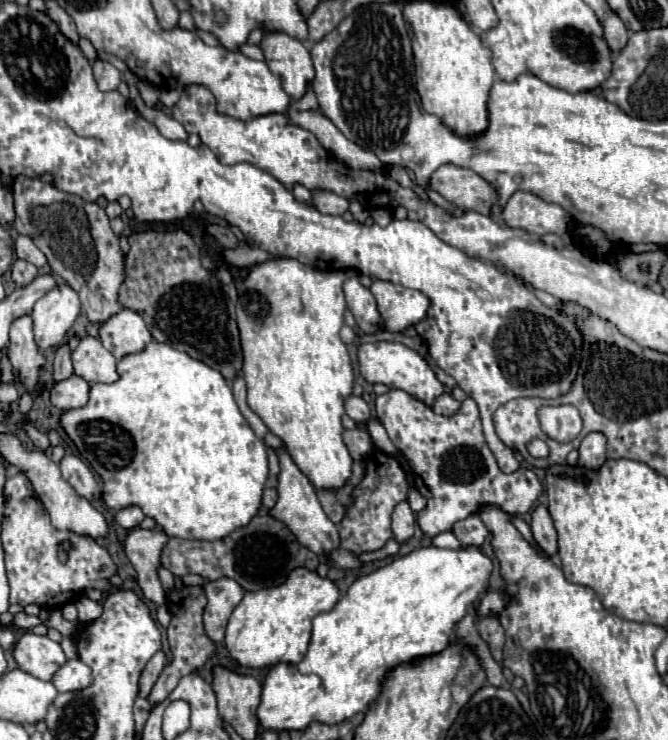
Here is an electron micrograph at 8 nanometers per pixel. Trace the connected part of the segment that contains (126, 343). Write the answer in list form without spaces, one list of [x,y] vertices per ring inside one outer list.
[[[123,308],[99,326],[99,340],[119,360],[143,350],[143,346],[151,342],[151,332],[137,312]]]

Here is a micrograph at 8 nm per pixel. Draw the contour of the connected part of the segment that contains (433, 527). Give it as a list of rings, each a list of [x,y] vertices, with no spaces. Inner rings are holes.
[[[389,390],[375,398],[377,418],[383,422],[391,442],[405,454],[413,470],[415,488],[427,498],[427,508],[417,514],[417,522],[427,536],[451,530],[457,520],[477,512],[481,504],[495,504],[507,514],[527,514],[543,494],[543,484],[529,468],[515,474],[499,470],[483,430],[477,404],[467,398],[455,416],[439,416],[427,404],[403,390]]]

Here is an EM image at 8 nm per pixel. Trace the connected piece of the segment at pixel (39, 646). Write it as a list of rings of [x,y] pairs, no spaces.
[[[25,632],[15,642],[13,658],[21,670],[41,680],[51,680],[55,670],[67,660],[61,650],[61,644],[33,632]]]

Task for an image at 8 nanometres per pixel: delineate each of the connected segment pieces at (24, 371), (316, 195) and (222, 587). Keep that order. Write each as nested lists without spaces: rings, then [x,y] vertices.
[[[29,314],[11,322],[7,358],[11,360],[13,368],[19,370],[23,386],[35,392],[39,388],[39,372],[45,364],[45,358],[39,354],[39,348],[33,340],[33,324]]]
[[[313,190],[313,206],[323,214],[335,214],[343,216],[343,212],[349,208],[347,198],[331,192],[331,190]]]
[[[231,578],[205,582],[203,590],[207,594],[207,608],[203,616],[205,632],[213,642],[223,642],[229,616],[233,608],[241,602],[245,590]]]

